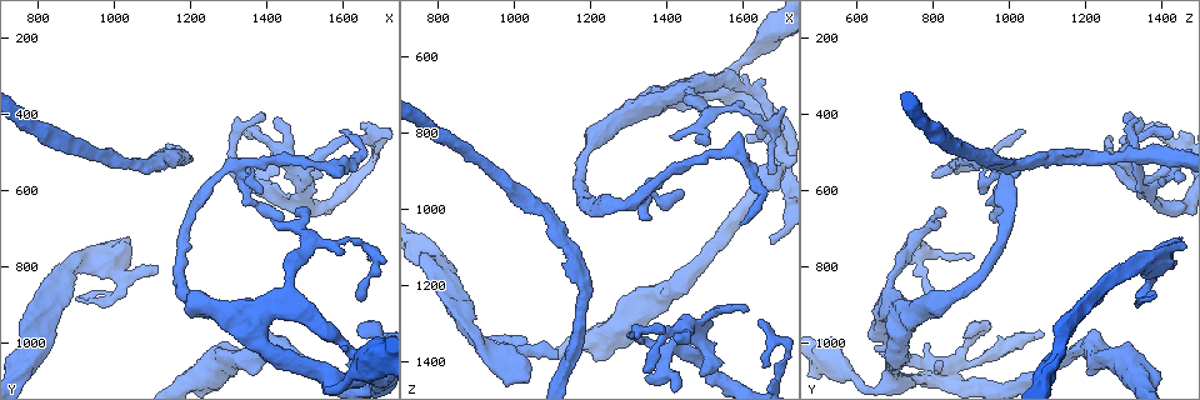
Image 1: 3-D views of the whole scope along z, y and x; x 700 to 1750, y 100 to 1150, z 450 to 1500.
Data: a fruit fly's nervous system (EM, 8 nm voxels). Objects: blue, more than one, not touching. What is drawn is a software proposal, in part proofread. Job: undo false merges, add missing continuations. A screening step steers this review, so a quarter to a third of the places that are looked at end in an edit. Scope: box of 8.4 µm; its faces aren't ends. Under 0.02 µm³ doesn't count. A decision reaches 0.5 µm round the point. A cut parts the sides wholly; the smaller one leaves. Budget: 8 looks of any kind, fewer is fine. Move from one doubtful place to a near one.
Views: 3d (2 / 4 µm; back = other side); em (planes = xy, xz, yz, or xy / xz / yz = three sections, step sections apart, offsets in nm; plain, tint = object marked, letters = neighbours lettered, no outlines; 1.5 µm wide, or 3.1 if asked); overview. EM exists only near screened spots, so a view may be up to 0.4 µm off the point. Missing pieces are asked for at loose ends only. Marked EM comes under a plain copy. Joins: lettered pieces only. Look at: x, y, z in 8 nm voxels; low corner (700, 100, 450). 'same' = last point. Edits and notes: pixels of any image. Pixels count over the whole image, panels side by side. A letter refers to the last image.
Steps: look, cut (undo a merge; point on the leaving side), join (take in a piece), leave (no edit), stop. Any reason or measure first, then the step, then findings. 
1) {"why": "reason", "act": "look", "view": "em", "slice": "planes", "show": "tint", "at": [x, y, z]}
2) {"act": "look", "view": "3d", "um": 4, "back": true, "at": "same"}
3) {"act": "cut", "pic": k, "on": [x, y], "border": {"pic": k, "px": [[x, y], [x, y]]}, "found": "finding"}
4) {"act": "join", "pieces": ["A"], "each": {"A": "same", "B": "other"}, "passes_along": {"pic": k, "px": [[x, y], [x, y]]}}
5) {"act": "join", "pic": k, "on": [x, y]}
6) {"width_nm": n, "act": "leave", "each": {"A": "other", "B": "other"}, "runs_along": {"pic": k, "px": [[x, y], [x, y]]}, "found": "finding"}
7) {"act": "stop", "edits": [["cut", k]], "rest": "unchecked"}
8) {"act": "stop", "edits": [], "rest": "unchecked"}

{"why": "thin end", "act": "look", "view": "em", "slice": "planes", "show": "letters", "at": [915, 885, 1380]}

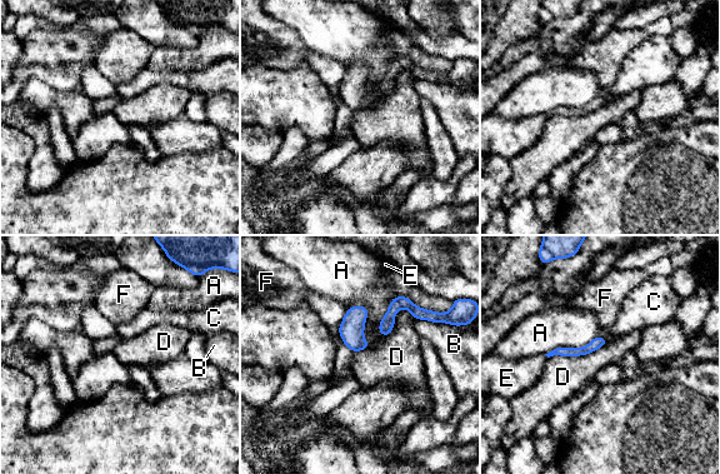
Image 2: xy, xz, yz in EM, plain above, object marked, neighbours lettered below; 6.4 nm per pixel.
{"longest_contact_nm": ["D", 420], "act": "leave", "each": {"A": "other", "B": "other", "C": "other", "D": "other", "E": "other", "F": "other"}, "found": "no lettered piece goes on from it"}

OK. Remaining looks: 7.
{"why": "an open end", "act": "look", "view": "3d", "um": 2, "back": true, "at": [1110, 810, 1375]}

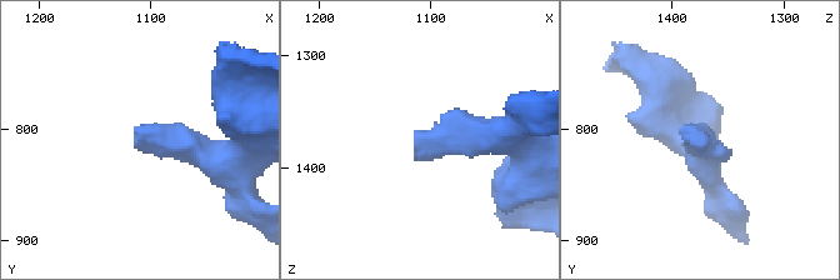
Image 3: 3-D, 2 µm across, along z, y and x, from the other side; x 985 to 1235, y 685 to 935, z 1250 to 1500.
{"act": "look", "view": "em", "slice": "yz", "step": 4, "show": "tint", "at": [1118, 806, 1370]}

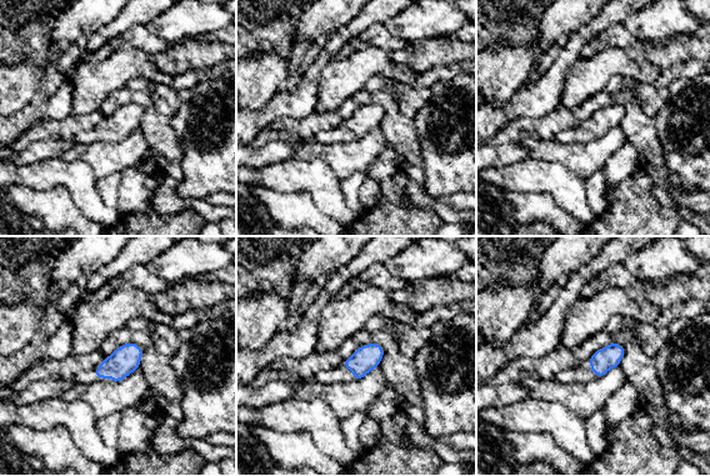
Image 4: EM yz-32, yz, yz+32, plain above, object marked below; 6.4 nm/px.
{"act": "look", "view": "em", "slice": "planes", "show": "letters", "at": "same"}

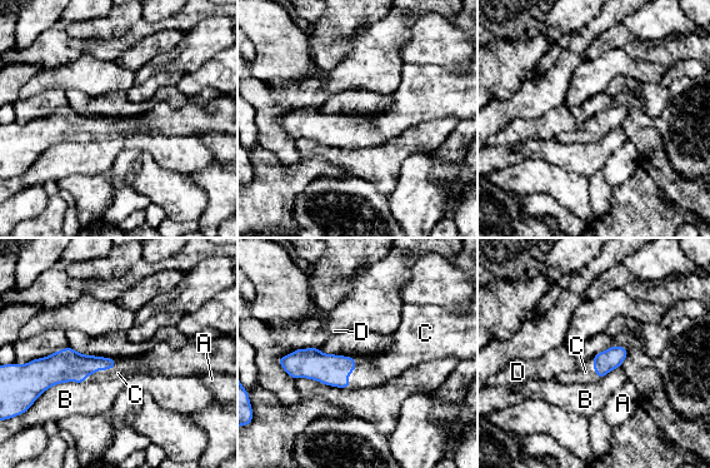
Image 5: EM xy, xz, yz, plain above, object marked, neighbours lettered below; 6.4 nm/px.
{"act": "join", "pieces": ["C"], "each": {"A": "other", "B": "other", "C": "same", "D": "other"}, "passes_along": {"pic": 5, "px": [[66, 364], [101, 368], [118, 373]]}, "found": "the neuron continues"}

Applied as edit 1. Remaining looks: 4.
{"act": "look", "view": "overview"}

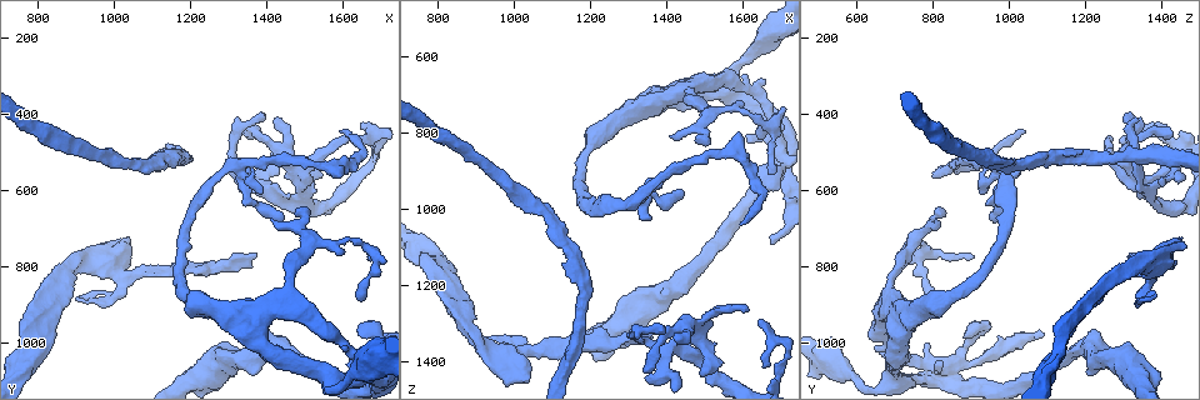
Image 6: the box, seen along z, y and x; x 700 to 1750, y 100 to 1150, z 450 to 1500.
{"why": "abrupt turn", "act": "look", "view": "3d", "um": 2, "at": [1690, 450, 1345]}

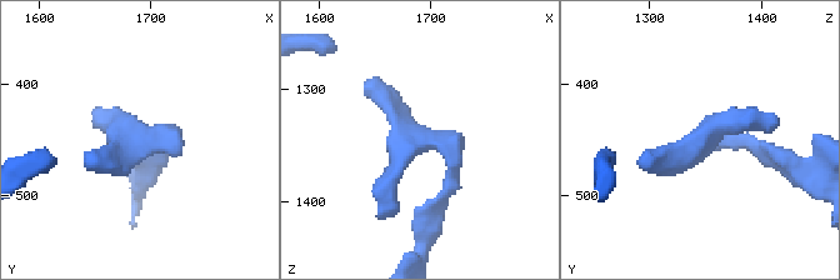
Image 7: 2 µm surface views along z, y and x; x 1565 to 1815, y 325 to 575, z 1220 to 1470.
{"act": "look", "view": "em", "slice": "yz", "step": 4, "show": "tint", "at": [1694, 452, 1346]}

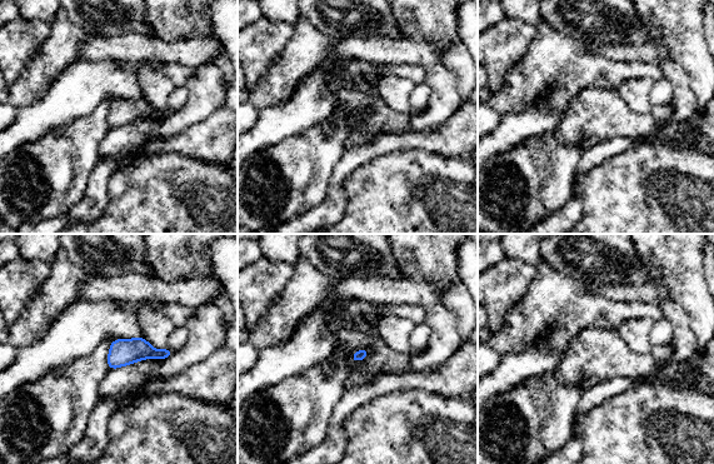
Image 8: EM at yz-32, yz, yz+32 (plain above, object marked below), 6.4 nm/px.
{"act": "look", "view": "em", "slice": "planes", "show": "letters", "at": "same"}

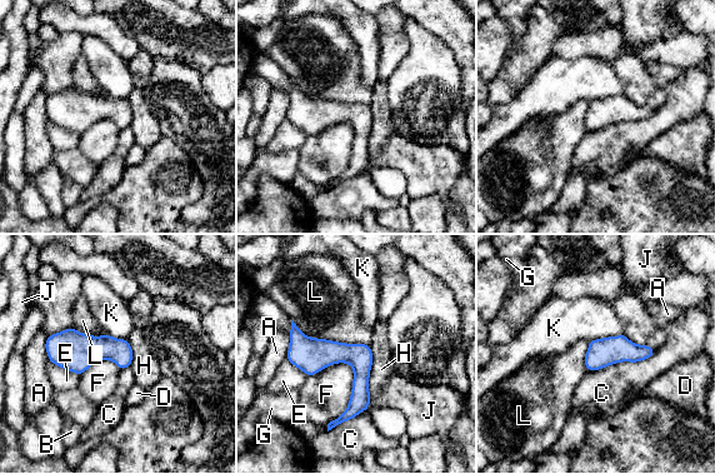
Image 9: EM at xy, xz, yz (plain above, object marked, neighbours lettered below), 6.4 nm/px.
{"width_nm": 220, "act": "leave", "each": {"A": "other", "B": "other", "C": "other", "D": "other", "E": "other", "F": "other", "G": "other", "H": "other", "J": "other", "K": "other", "L": "other"}, "border": {"pic": 9, "px": [[345, 362], [349, 405], [326, 424]]}, "found": "all the same neuron"}

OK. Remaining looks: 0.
{"act": "stop", "edits": [["join", 5]], "rest": "unchecked"}

